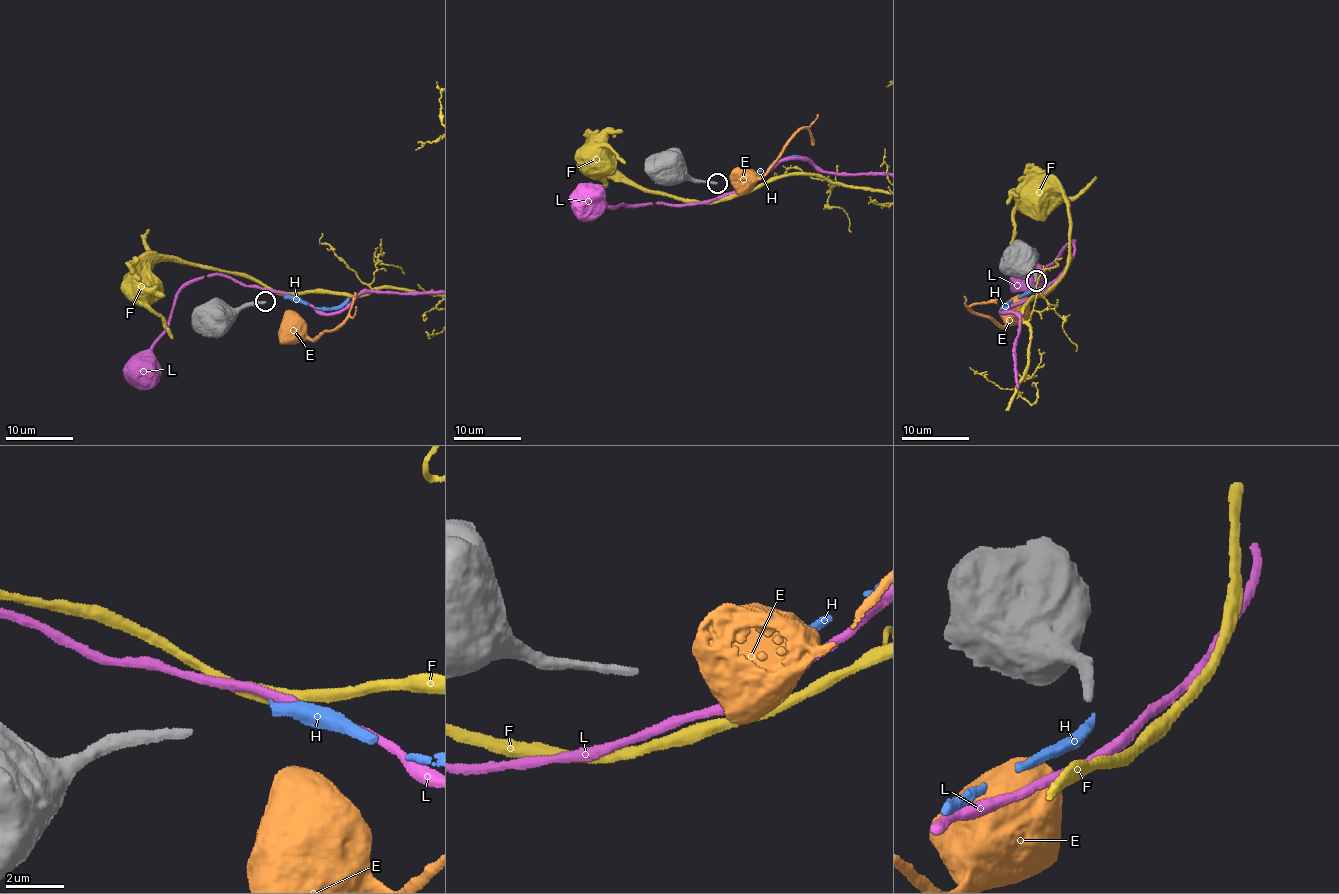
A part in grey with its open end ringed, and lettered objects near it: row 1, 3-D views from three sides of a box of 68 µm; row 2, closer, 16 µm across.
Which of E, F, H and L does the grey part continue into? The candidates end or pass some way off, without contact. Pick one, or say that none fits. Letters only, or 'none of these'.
H

